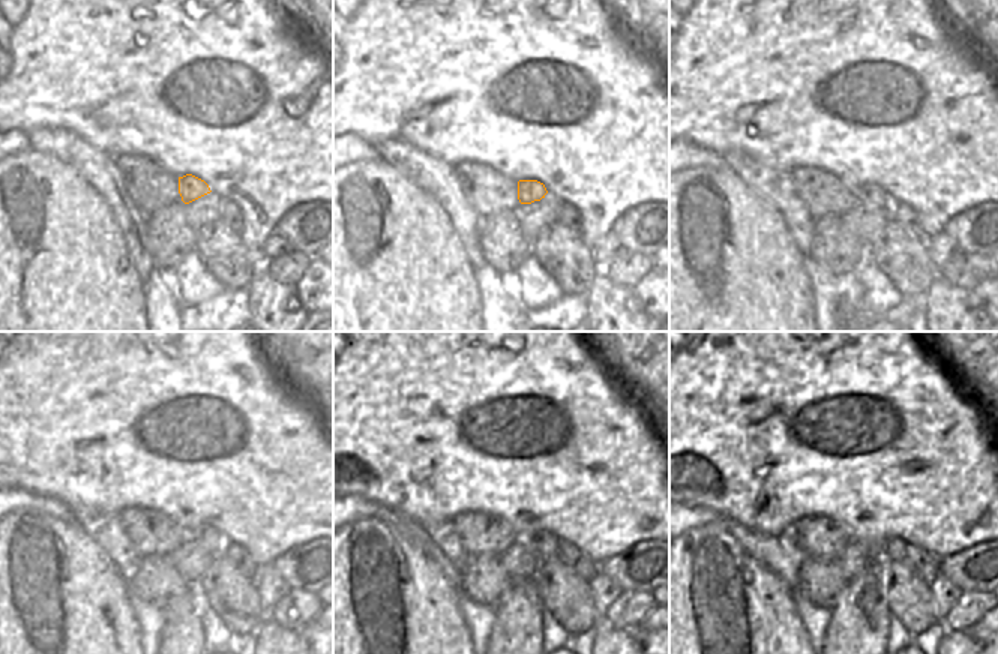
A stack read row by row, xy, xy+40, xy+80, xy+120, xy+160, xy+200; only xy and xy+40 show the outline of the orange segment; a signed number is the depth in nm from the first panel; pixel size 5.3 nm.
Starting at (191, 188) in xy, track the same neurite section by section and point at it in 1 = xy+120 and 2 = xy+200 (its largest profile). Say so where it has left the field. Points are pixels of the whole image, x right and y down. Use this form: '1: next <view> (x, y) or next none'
1: next xy+120 (209, 537)
2: next xy+200 (895, 549)

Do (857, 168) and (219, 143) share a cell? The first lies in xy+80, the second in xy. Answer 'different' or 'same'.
same

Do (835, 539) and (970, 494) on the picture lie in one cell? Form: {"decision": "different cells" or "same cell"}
{"decision": "different cells"}

